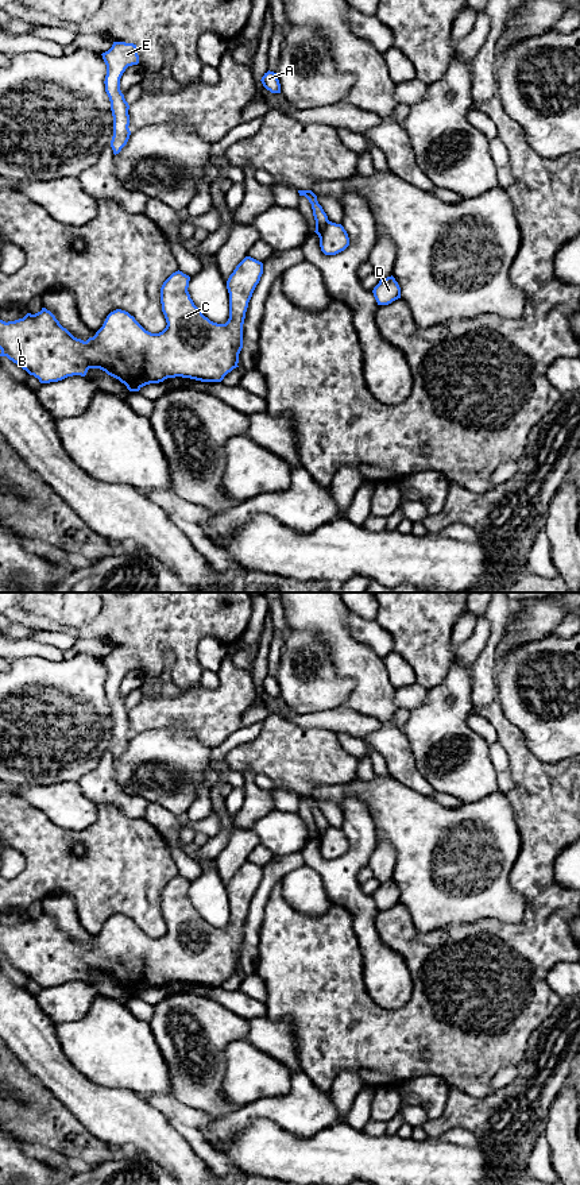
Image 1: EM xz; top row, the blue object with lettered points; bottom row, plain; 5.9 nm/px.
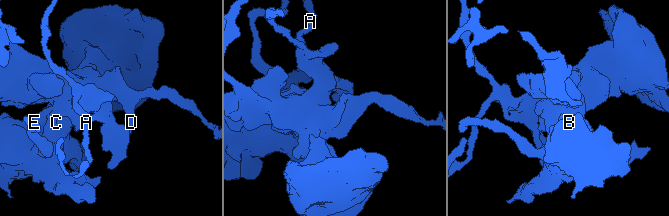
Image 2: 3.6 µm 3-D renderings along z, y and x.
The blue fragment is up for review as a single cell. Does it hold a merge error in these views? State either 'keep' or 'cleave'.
cleave

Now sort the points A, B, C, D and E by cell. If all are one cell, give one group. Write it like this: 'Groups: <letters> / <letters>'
Groups: A / B C D E

